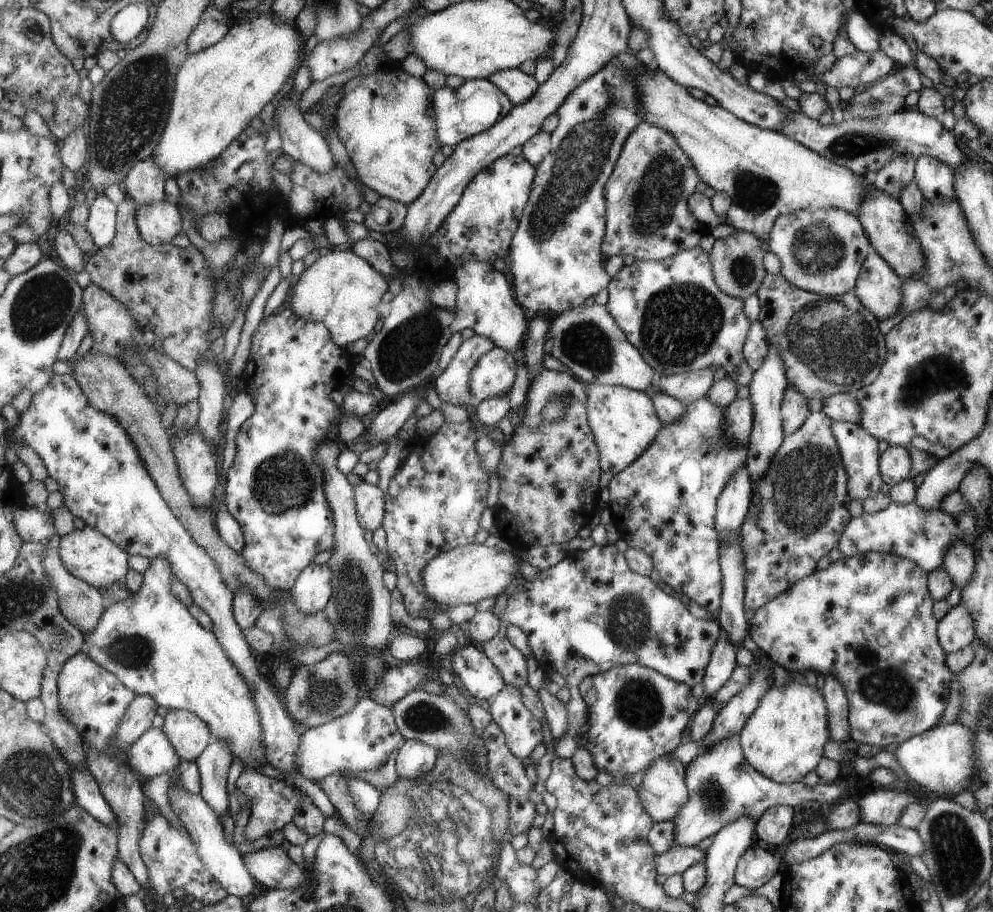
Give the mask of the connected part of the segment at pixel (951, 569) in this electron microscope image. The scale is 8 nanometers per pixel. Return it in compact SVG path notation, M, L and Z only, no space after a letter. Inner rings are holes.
M955 539L948 544L941 568L949 575L953 586L961 590L973 572L974 552L967 543Z

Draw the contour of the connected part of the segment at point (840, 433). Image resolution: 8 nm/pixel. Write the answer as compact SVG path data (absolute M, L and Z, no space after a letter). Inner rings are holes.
M834 421L831 430L846 467L846 491L851 500L862 502L881 488L877 472L878 440L857 423Z

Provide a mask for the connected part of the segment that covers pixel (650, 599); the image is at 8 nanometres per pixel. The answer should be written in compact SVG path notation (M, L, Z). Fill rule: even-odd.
M614 544L609 545L592 545L588 550L585 551L573 551L570 550L565 553L564 557L546 569L540 569L533 582L527 582L525 580L521 580L511 592L507 595L507 606L505 610L503 610L503 614L498 617L499 621L499 630L498 634L493 638L490 638L488 641L485 641L483 644L478 644L478 648L480 648L486 655L487 658L490 659L492 663L497 667L499 674L502 675L502 679L505 685L514 686L516 689L519 689L525 684L525 658L518 652L505 638L505 628L507 626L517 626L517 628L521 629L521 632L527 636L528 646L533 654L533 658L536 662L545 670L545 673L549 672L557 672L560 674L566 682L569 694L571 695L568 703L564 705L566 709L566 728L565 731L559 738L556 738L552 742L552 752L555 756L560 759L570 759L571 755L577 748L583 747L586 743L587 738L587 729L586 729L586 720L587 720L587 705L582 701L582 698L579 696L578 686L579 683L585 680L586 677L593 677L594 674L597 673L605 673L607 672L613 665L624 665L629 662L637 662L639 666L647 667L657 671L659 674L665 675L667 678L673 679L678 683L685 683L689 686L695 686L695 684L700 683L702 681L703 676L705 676L706 666L709 664L710 660L710 652L713 648L714 644L718 640L718 634L721 633L721 627L716 620L708 620L708 619L699 619L695 620L689 612L687 612L687 608L677 600L677 596L673 598L673 596L669 596L669 592L665 594L657 584L653 584L647 575L639 576L639 574L632 571L629 567L629 563L626 561L626 557L624 553L620 553L617 548L615 548Z

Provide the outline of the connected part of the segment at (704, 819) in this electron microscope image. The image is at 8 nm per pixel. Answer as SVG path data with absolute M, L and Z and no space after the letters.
M738 734L731 735L727 738L722 738L717 744L713 745L712 747L709 747L706 751L703 751L701 754L699 753L696 755L687 765L686 765L686 774L685 774L685 783L686 783L686 789L687 794L689 795L689 798L682 804L681 808L678 810L677 813L674 814L673 818L670 818L670 821L673 823L674 826L674 844L673 846L677 847L695 847L699 843L703 841L708 841L709 838L711 838L715 832L717 832L720 828L723 828L724 825L727 823L733 822L734 820L737 820L740 816L747 815L754 821L759 820L759 817L762 815L762 812L765 812L769 807L775 806L775 805L785 805L788 807L794 807L796 804L807 802L807 801L813 801L813 802L819 802L819 804L822 805L834 805L835 802L839 802L842 798L845 798L845 786L839 786L839 784L831 784L831 783L825 783L824 785L821 784L821 782L817 783L813 786L807 786L803 783L795 783L793 785L784 785L784 784L777 784L773 781L770 781L768 778L765 778L760 772L757 772L746 760L743 756L739 737Z

